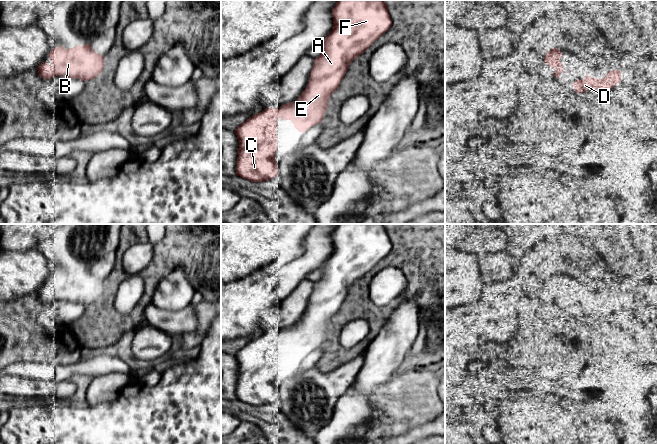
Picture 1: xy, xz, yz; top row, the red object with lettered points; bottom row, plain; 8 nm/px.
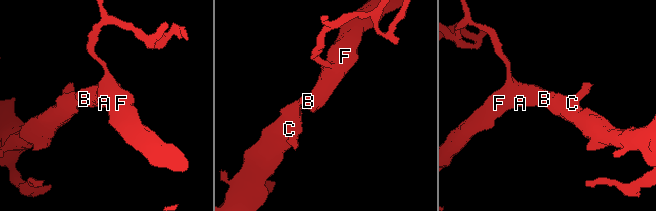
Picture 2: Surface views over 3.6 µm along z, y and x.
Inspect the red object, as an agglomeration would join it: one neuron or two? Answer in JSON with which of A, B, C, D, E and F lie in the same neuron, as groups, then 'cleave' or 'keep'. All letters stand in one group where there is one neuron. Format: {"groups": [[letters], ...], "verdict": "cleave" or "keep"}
{"groups": [["A", "B", "C", "D", "E", "F"]], "verdict": "keep"}

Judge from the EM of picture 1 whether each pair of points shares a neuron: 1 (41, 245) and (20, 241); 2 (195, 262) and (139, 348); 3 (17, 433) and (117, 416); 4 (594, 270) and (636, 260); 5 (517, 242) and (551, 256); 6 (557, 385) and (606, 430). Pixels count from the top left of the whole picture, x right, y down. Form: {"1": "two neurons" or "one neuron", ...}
{"1": "one neuron", "2": "two neurons", "3": "one neuron", "4": "one neuron", "5": "one neuron", "6": "two neurons"}

